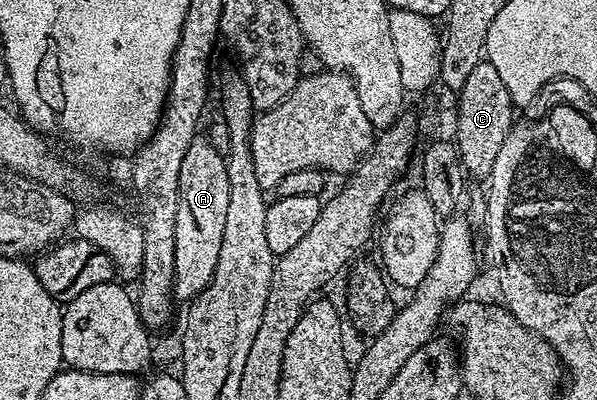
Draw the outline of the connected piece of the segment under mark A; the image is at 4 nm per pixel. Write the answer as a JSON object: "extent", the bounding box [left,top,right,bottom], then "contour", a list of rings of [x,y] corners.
{"extent":[173,138,230,302],"contour":[[[198,138],[190,146],[190,150],[186,150],[186,158],[182,161],[182,170],[179,171],[178,179],[178,214],[177,225],[175,227],[174,249],[173,293],[177,301],[184,300],[183,302],[191,302],[195,300],[198,294],[202,294],[202,290],[206,290],[210,286],[210,278],[214,278],[214,266],[218,266],[218,253],[222,251],[222,234],[226,230],[226,210],[230,203],[230,182],[226,178],[226,162],[224,158],[225,155],[219,153],[207,138]]]}

